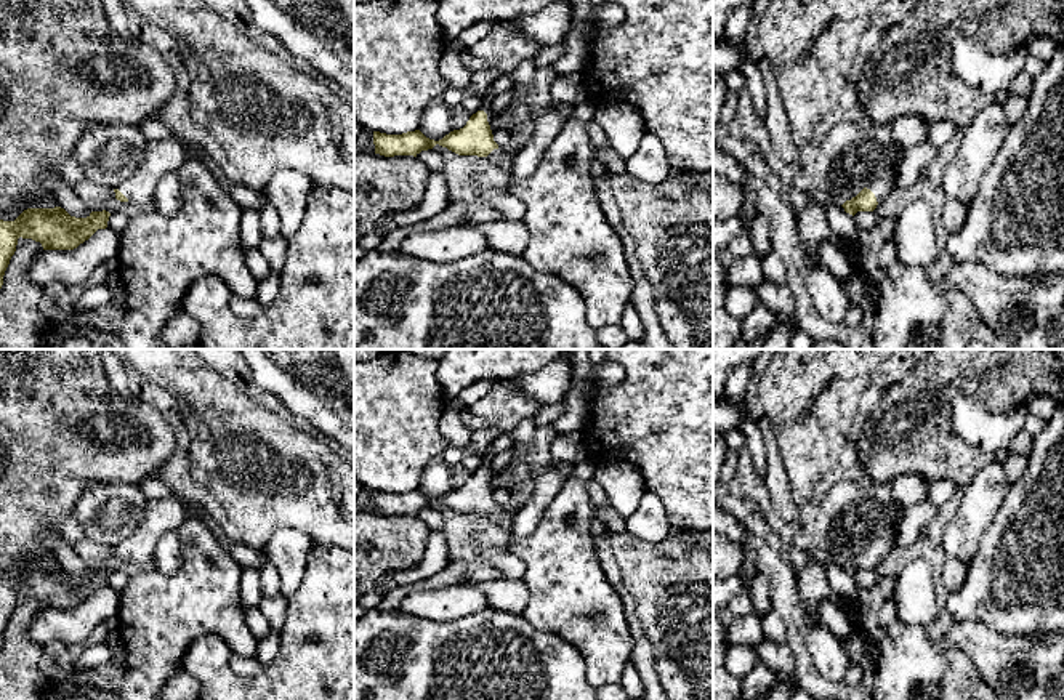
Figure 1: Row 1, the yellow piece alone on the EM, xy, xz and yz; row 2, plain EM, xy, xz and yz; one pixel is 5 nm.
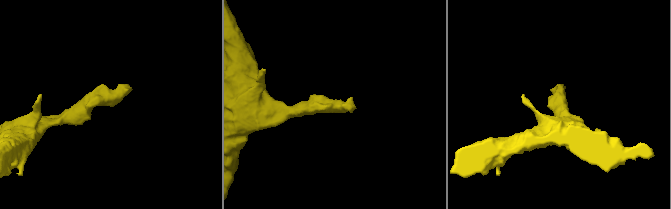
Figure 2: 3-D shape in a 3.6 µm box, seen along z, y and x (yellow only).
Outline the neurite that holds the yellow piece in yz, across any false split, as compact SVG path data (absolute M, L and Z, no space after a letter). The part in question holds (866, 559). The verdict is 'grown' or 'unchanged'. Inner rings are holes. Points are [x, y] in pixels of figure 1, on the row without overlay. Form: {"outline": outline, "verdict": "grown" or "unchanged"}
{"outline": "M872 538L856 556L846 559L841 565L846 572L856 573L857 570L873 570L883 561L896 543L888 538Z", "verdict": "grown"}

